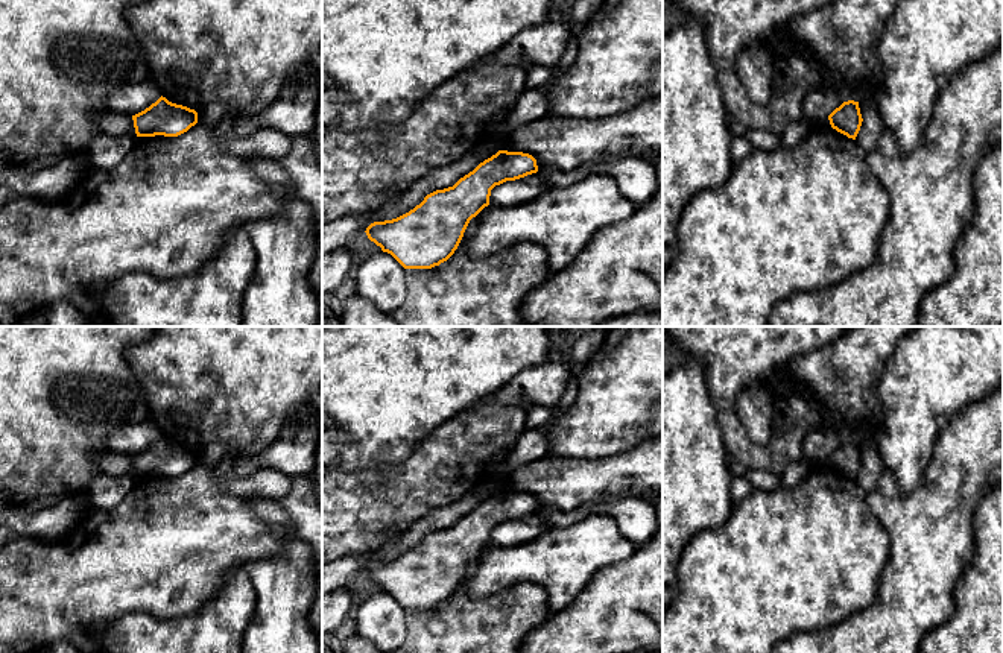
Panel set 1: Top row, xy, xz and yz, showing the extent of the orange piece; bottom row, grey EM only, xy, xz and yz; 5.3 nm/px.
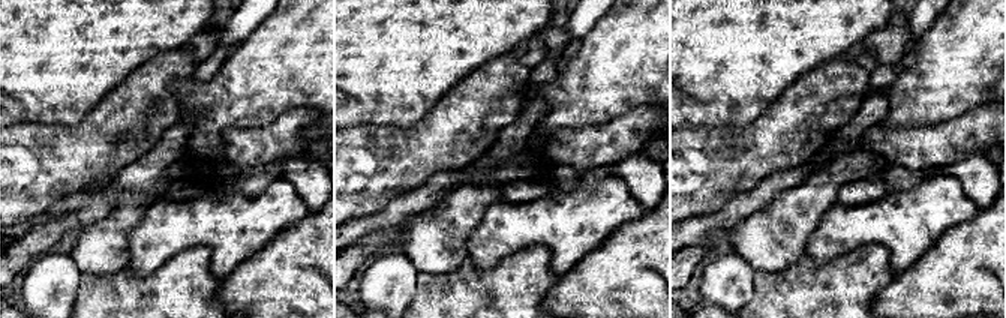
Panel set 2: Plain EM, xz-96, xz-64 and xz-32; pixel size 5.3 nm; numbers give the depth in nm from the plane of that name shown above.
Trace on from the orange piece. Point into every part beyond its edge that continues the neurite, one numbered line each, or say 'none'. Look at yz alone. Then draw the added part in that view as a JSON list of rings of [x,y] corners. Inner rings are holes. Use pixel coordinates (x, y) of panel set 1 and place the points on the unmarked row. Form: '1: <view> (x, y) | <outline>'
none

